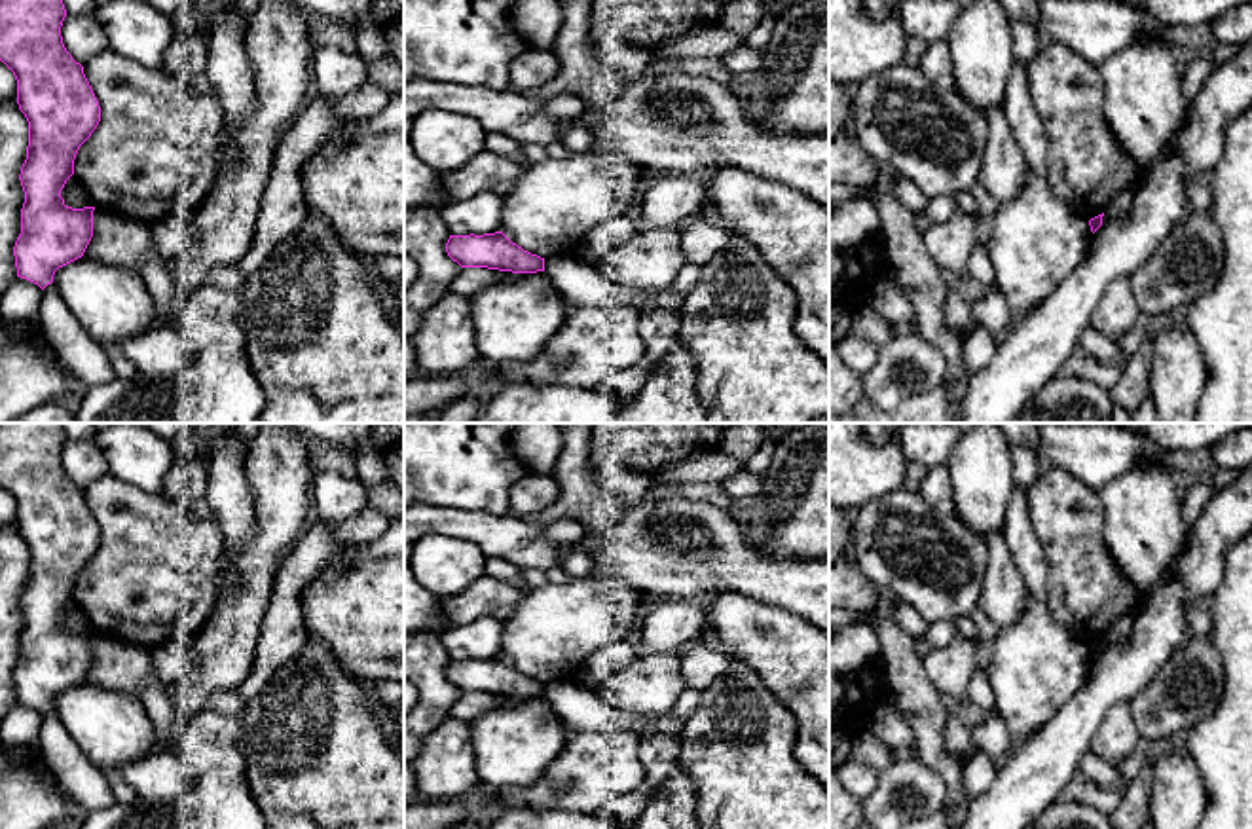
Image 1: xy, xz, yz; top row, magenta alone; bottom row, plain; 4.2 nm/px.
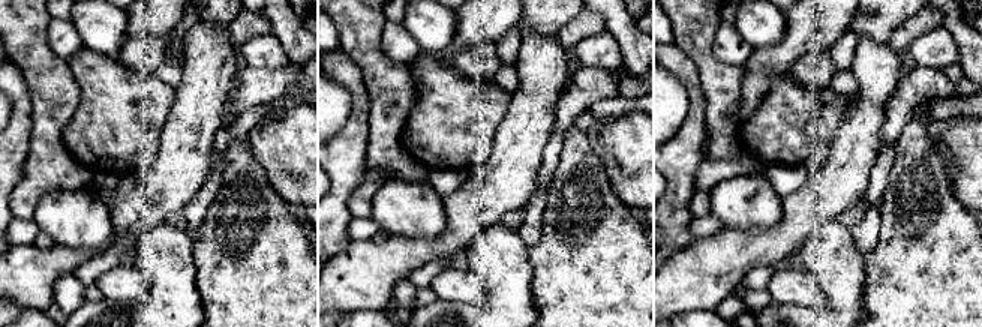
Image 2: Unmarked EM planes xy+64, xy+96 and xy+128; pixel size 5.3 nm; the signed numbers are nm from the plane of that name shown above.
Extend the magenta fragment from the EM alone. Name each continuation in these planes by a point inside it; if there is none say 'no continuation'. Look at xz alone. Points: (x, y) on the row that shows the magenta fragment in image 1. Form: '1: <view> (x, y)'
no continuation

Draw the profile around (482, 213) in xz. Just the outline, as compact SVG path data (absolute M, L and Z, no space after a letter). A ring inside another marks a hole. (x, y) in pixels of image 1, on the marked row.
M484 192L440 209L450 235L484 235L501 231L505 197Z

